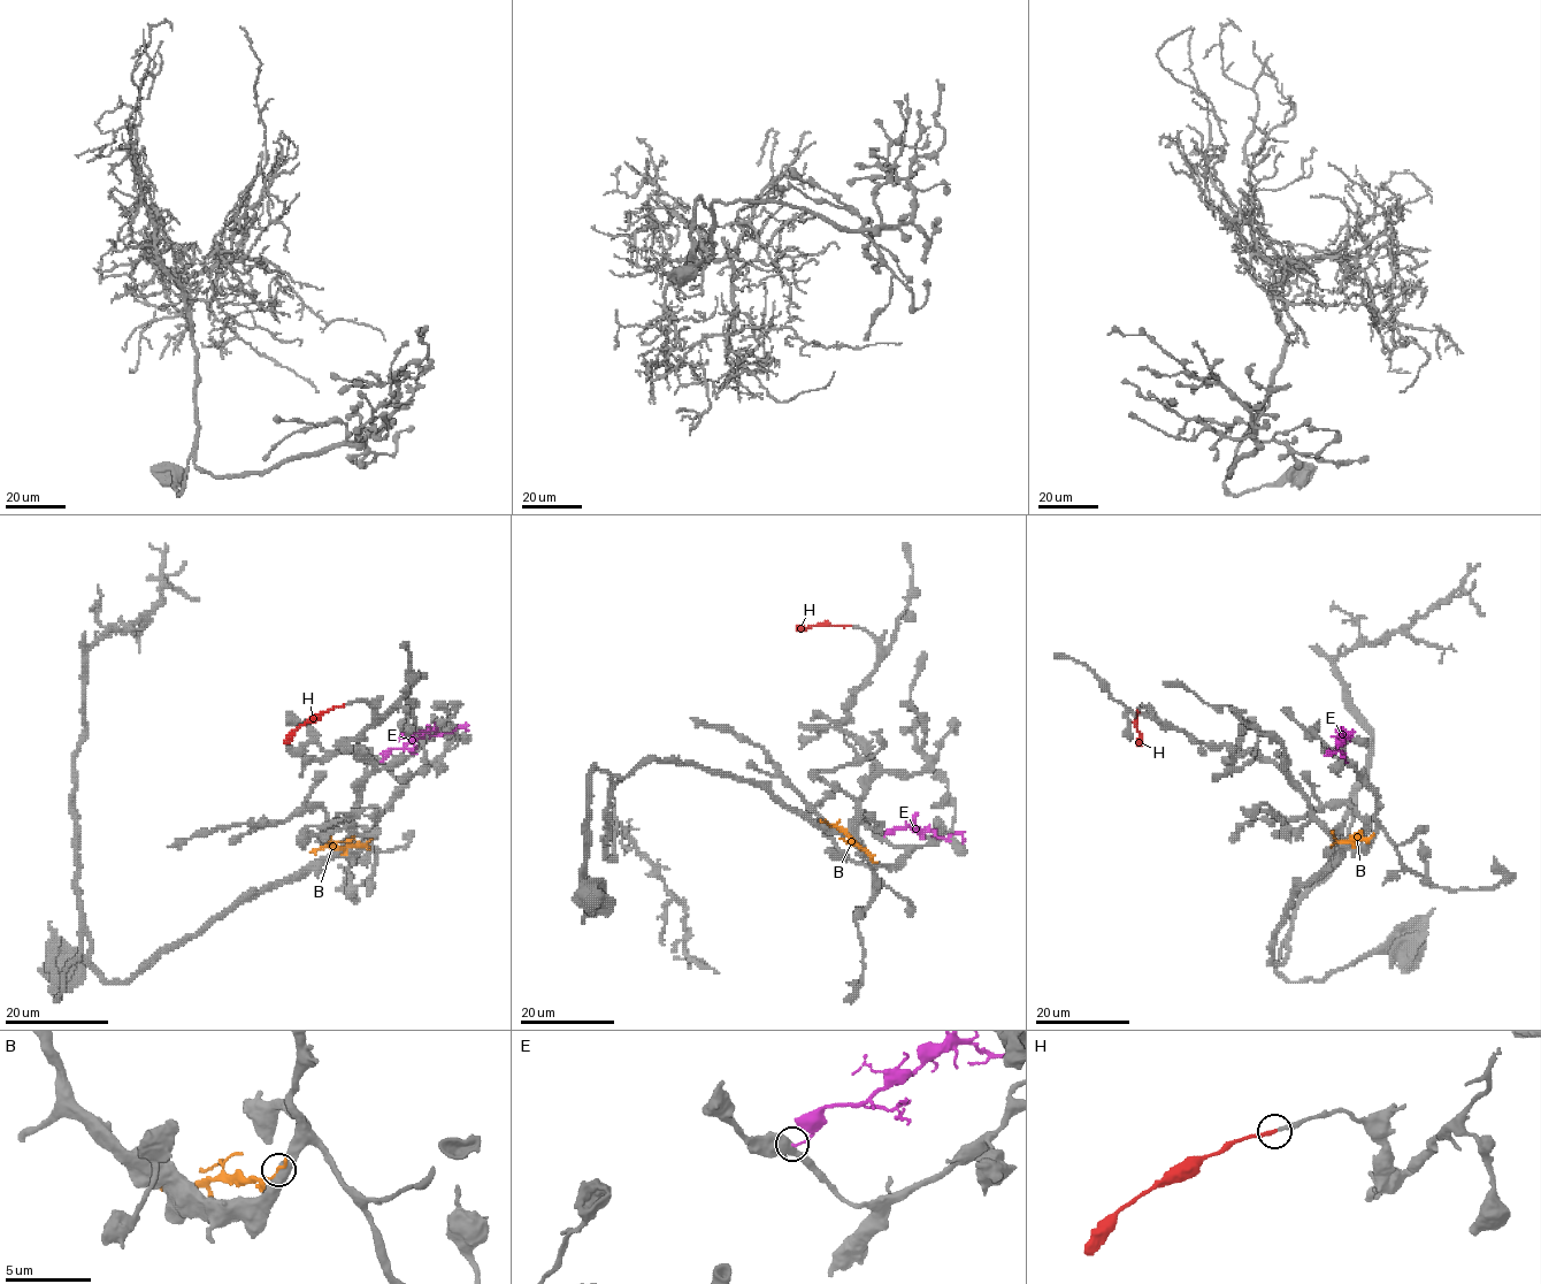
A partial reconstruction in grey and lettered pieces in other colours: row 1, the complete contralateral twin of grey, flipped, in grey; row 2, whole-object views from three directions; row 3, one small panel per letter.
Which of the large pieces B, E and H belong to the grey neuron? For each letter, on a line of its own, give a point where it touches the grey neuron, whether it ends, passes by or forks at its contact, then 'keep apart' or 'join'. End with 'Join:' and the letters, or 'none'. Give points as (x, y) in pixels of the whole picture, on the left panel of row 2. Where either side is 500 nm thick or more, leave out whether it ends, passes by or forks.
B: contact (367, 842); keep apart
E: contact (380, 761); keep apart
H: contact (343, 705); it ends; join
Join: H

